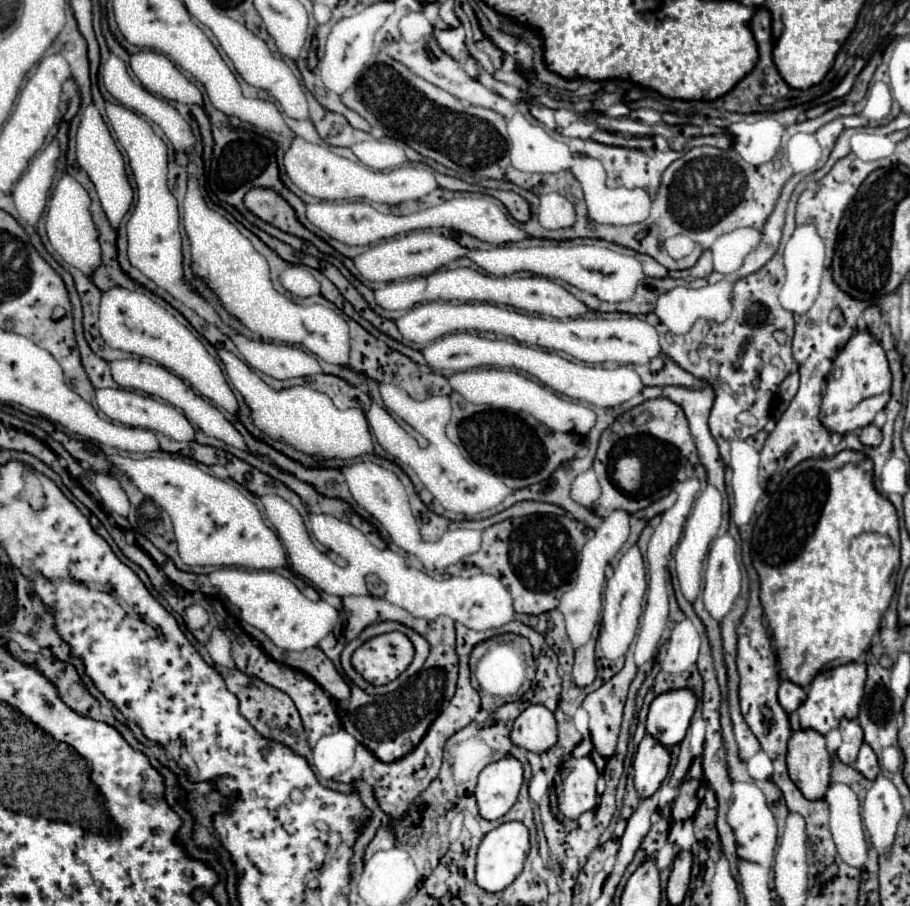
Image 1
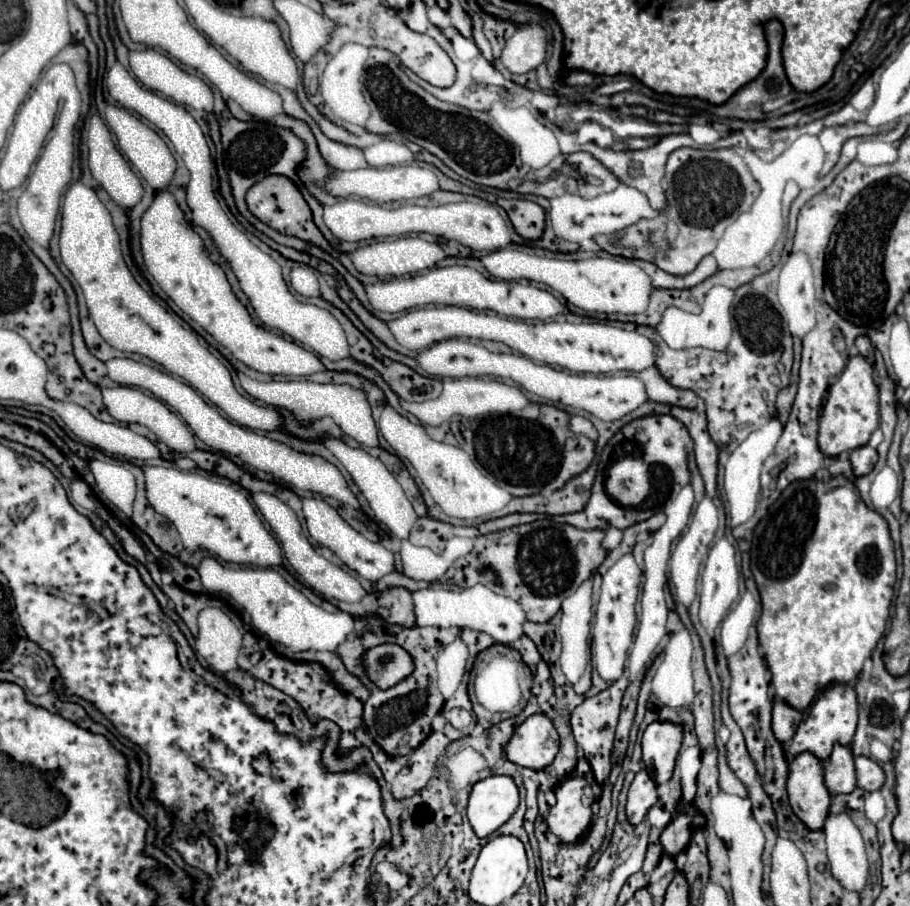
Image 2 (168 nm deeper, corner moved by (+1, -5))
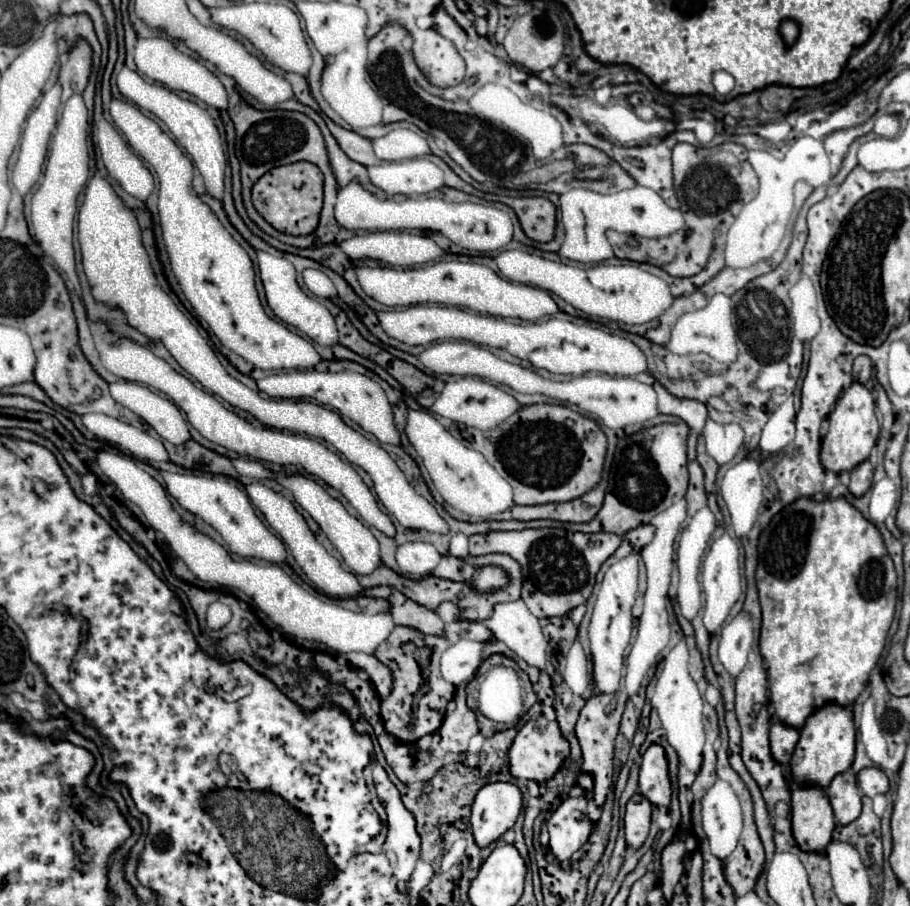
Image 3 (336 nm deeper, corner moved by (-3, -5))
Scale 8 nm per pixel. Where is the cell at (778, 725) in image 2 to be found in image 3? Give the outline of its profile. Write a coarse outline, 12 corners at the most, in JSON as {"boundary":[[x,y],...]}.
{"boundary":[[781,722],[771,726],[771,754],[779,764],[791,760],[799,730]]}

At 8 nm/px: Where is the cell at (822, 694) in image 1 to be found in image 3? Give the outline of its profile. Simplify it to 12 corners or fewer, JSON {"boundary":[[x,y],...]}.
{"boundary":[[817,708],[791,758],[799,786],[827,786],[855,756],[853,712]]}

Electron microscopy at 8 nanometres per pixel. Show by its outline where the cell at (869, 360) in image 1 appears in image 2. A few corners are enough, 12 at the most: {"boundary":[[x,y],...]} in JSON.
{"boundary":[[863,356],[831,384],[819,450],[861,448],[879,426],[879,388]]}

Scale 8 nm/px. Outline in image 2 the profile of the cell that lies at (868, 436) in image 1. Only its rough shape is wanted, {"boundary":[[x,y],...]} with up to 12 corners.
{"boundary":[[861,446],[851,452],[855,476],[865,476],[877,462],[877,450]]}

